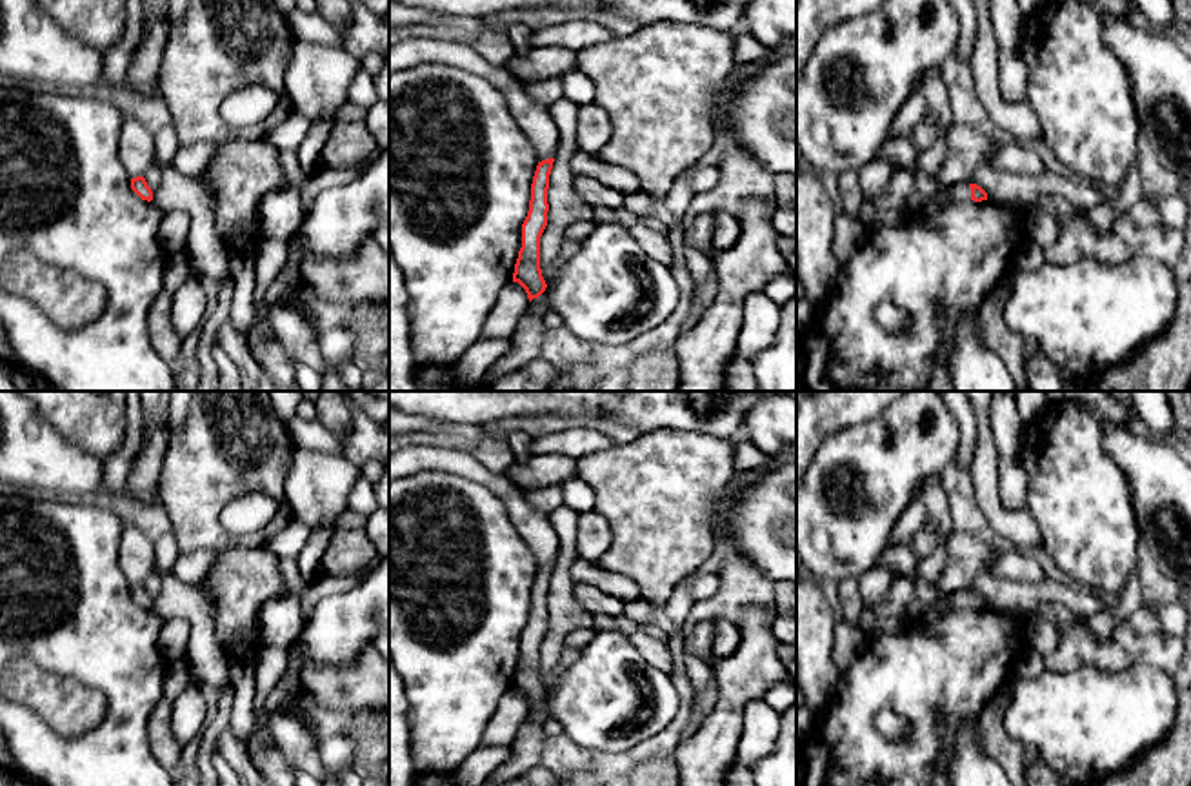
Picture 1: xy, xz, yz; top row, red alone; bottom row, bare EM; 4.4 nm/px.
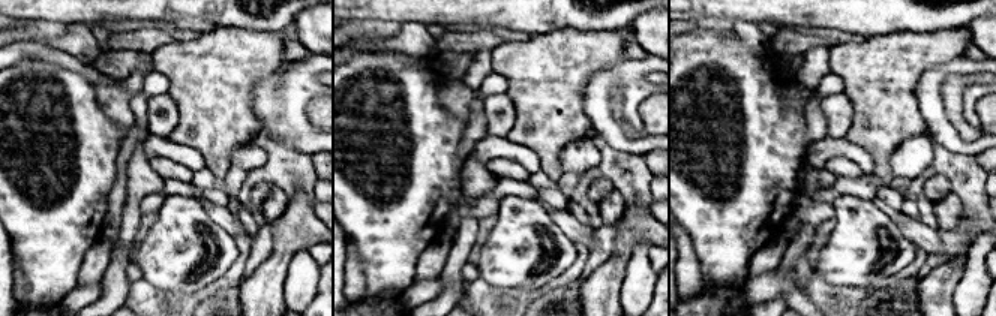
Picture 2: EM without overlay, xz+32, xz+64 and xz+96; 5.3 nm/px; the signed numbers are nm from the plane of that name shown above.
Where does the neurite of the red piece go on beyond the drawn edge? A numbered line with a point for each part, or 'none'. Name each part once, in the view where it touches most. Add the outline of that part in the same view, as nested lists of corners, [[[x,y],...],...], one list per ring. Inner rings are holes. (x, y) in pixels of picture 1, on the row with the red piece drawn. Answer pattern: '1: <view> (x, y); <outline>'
1: yz (960, 193); [[[958,184],[949,191],[936,195],[935,198],[929,198],[926,204],[920,206],[916,213],[929,217],[940,213],[949,204],[962,204],[969,200],[971,200],[969,184]]]

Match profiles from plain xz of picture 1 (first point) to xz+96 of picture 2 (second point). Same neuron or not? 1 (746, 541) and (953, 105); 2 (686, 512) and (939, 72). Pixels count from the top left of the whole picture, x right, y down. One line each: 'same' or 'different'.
1: different
2: different

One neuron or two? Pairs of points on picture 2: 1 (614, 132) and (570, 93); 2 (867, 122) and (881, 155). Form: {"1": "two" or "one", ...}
{"1": "two", "2": "one"}

